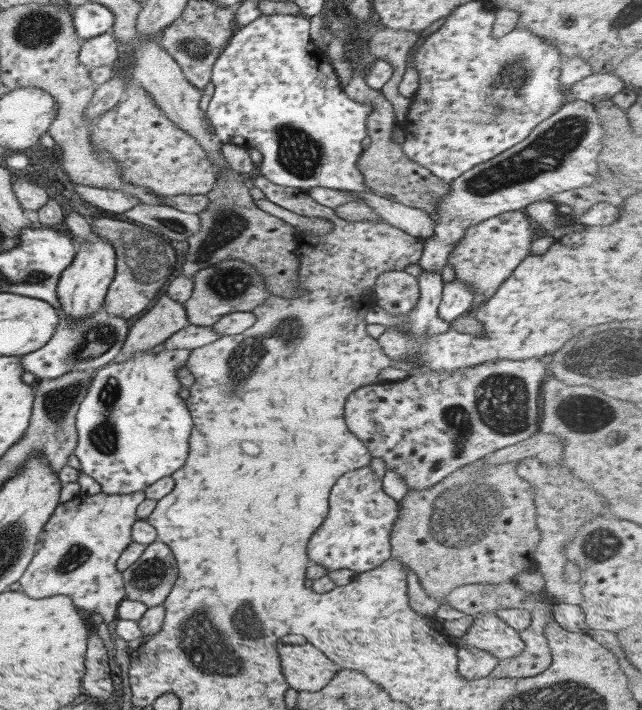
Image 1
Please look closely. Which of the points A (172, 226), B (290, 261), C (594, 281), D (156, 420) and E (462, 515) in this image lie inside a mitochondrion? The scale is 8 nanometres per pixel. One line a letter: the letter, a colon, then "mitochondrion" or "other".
A: mitochondrion
B: other
C: other
D: other
E: mitochondrion

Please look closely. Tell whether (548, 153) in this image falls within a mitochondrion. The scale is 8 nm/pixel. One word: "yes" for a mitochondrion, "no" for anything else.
yes

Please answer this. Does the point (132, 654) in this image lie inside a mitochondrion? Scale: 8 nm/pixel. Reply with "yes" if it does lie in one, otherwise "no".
no

